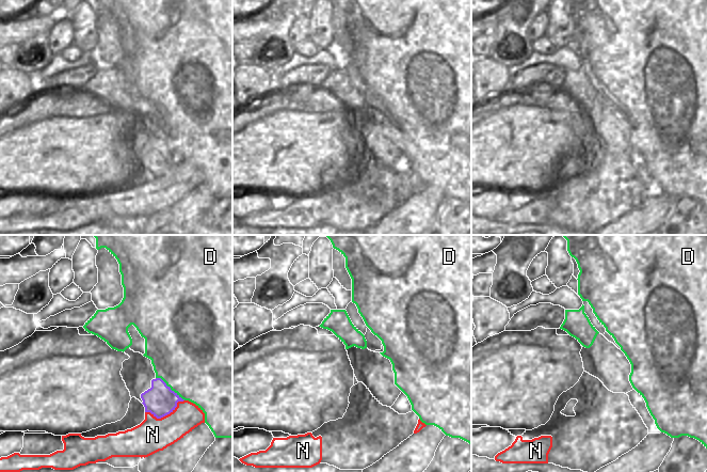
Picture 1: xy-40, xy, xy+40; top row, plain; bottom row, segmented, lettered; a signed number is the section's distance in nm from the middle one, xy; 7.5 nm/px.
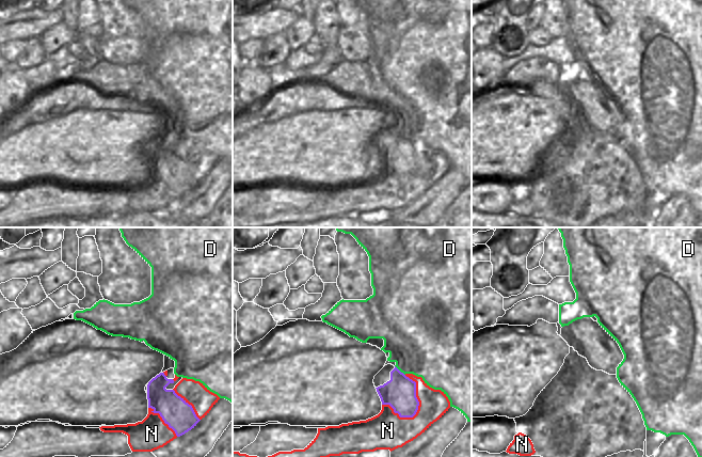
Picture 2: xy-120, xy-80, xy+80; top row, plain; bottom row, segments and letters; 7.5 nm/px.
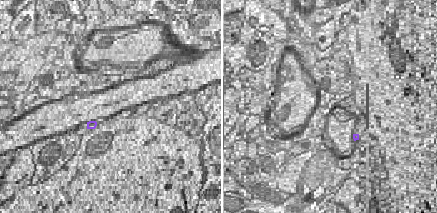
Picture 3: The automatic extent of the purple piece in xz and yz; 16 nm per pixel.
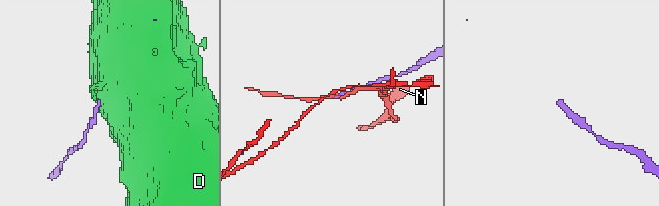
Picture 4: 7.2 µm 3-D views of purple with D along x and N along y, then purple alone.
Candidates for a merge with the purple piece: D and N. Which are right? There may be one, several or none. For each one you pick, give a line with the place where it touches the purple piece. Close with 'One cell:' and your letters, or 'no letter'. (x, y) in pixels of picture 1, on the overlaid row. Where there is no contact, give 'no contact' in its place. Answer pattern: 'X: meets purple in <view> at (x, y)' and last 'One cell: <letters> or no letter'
One cell: no letter

